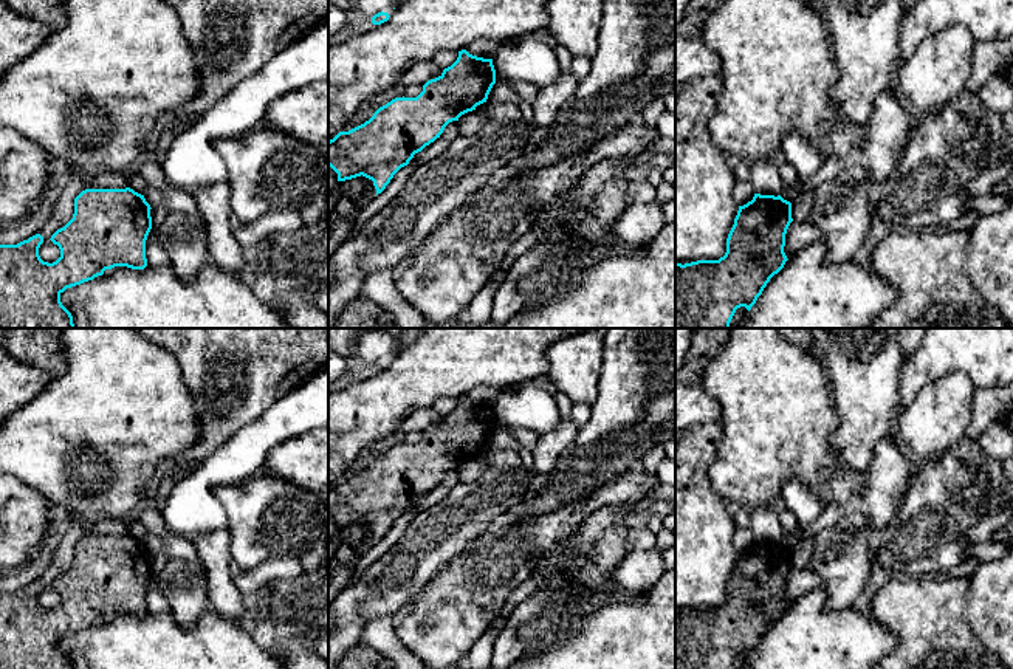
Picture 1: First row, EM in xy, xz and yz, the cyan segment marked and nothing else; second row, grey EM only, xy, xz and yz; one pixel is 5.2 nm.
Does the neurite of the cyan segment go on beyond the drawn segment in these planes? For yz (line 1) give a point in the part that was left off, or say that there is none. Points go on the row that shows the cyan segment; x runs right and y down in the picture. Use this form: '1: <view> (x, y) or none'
1: none

